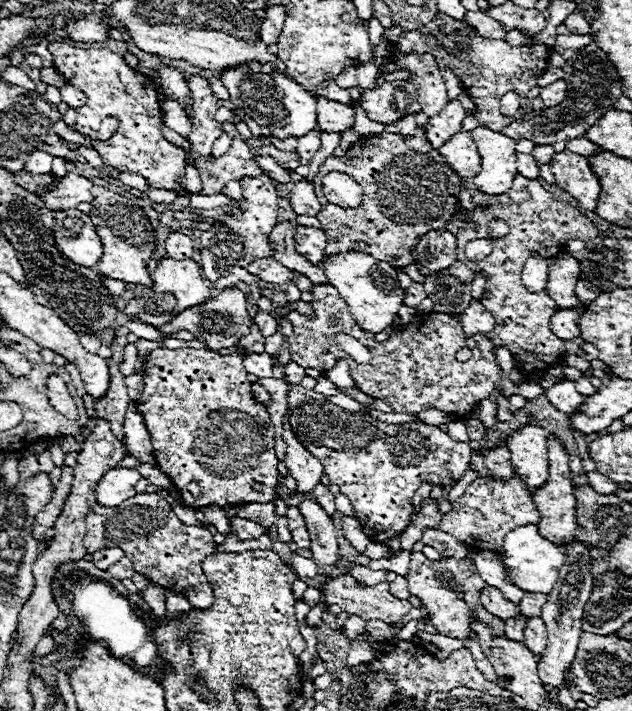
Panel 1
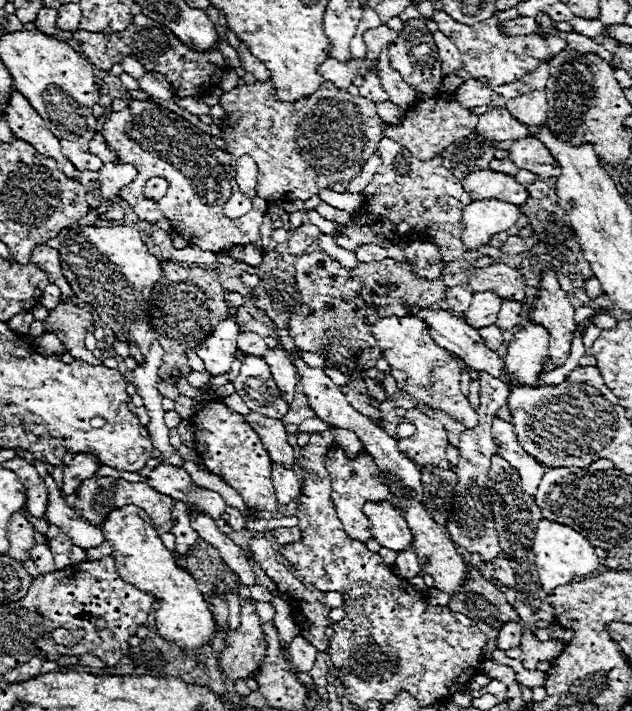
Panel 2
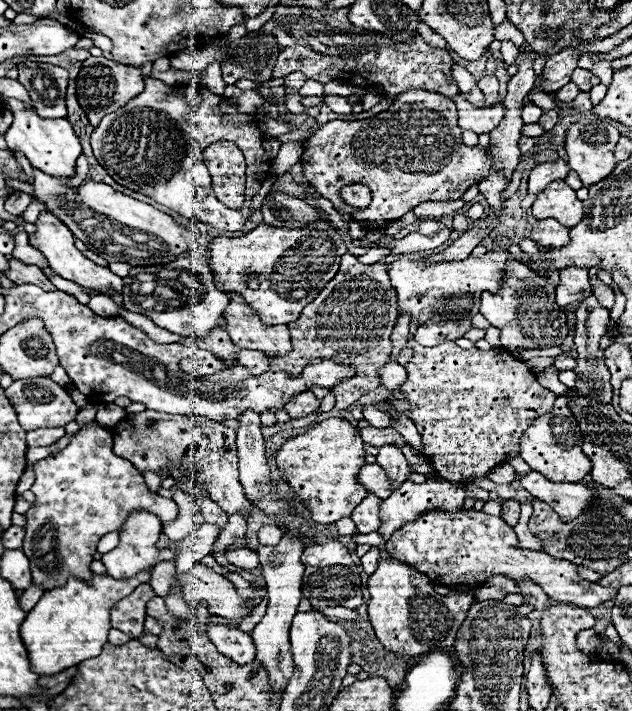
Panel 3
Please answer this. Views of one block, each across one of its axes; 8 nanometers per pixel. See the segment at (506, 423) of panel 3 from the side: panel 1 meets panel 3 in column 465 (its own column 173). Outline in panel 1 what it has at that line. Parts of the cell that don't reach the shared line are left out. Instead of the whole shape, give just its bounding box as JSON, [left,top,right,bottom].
[138,348,278,506]

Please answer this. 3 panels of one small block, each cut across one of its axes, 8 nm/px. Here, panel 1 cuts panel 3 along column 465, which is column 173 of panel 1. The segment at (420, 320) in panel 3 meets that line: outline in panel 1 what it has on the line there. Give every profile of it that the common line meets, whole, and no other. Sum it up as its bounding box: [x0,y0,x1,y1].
[140,258,210,328]

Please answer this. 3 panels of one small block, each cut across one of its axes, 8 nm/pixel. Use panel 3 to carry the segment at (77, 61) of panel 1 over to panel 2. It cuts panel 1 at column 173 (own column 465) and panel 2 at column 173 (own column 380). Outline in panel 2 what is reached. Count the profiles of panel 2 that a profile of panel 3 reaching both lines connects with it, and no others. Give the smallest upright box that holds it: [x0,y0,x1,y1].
[102,100,268,252]

